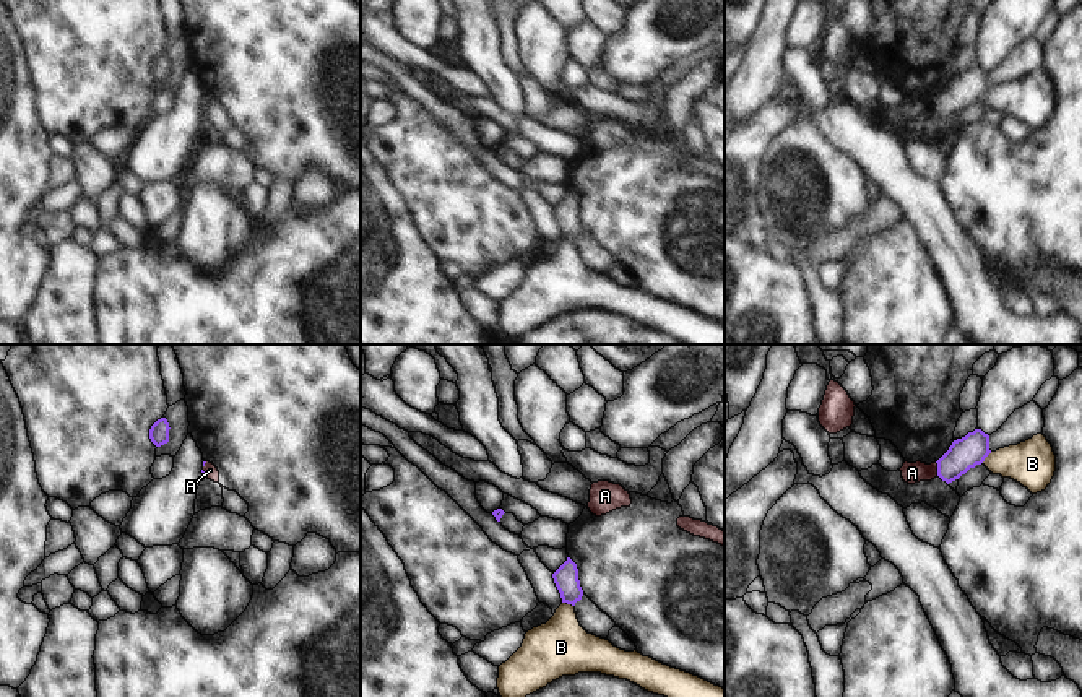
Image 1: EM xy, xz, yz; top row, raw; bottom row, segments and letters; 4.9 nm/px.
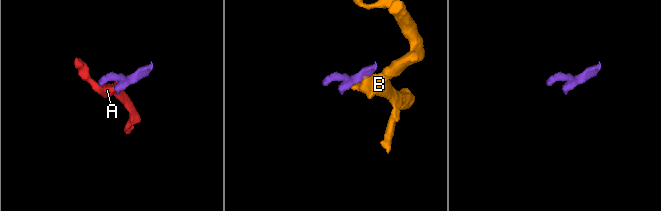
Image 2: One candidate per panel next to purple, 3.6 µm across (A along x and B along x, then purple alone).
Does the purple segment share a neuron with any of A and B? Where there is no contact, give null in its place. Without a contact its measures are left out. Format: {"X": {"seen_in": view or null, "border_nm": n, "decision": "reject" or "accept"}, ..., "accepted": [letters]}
{"A": {"seen_in": "yz", "border_nm": 70, "decision": "accept"}, "B": {"seen_in": "xz", "border_nm": 70, "decision": "reject"}, "accepted": ["A"]}

